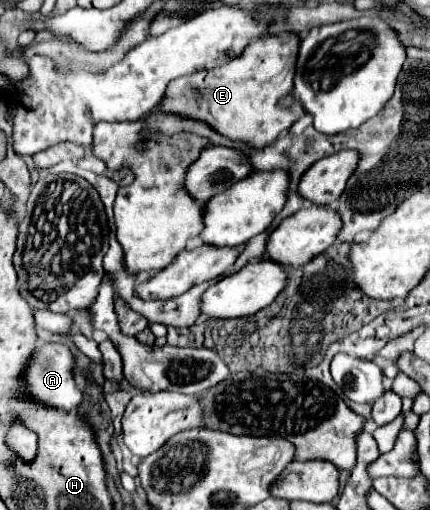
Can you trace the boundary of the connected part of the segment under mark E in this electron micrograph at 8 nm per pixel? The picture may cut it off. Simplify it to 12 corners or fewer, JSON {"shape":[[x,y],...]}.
{"shape":[[295,33],[173,79],[155,111],[263,149],[305,115]]}

